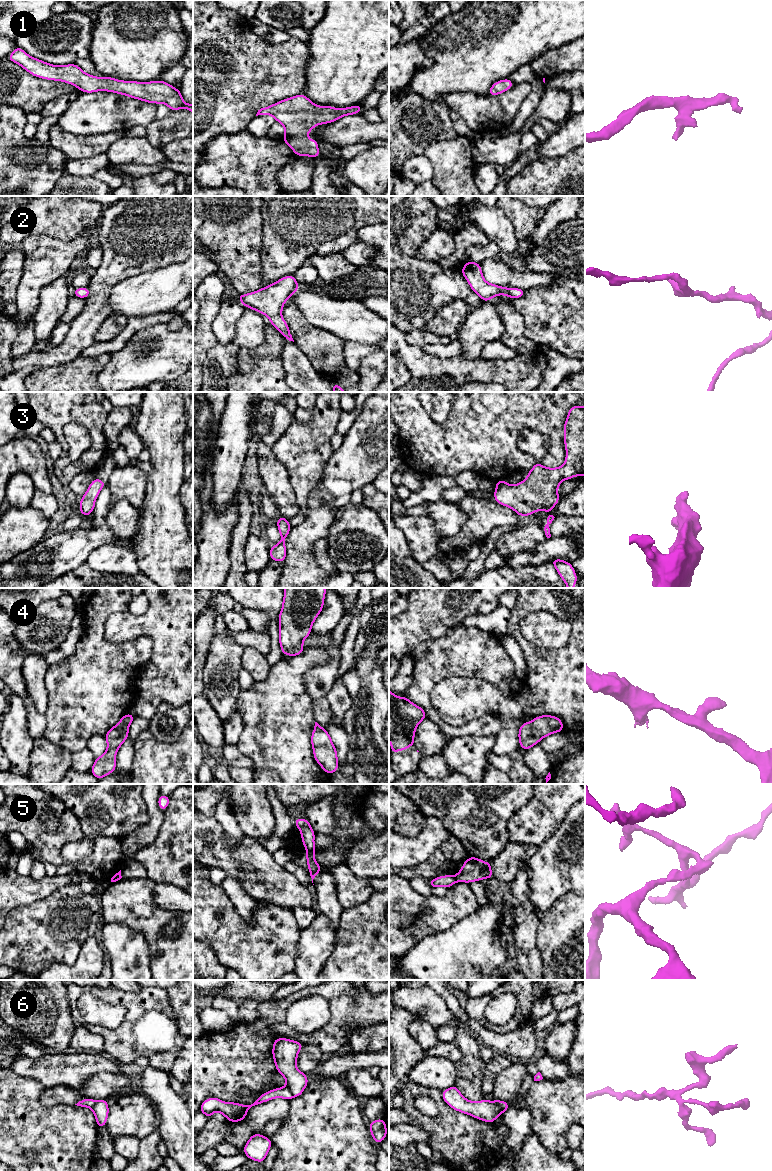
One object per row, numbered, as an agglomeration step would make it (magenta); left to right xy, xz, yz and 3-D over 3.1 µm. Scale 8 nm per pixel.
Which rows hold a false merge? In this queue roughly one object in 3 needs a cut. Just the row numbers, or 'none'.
5, 6

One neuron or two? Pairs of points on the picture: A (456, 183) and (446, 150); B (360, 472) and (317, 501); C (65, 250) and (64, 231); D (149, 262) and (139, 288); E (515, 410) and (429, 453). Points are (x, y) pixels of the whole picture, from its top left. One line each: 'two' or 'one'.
A: one
B: one
C: two
D: two
E: one

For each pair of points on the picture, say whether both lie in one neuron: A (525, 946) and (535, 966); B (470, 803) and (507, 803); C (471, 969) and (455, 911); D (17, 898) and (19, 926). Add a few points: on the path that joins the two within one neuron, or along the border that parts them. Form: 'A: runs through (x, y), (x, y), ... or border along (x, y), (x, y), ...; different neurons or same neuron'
A: runs through (530, 951), (533, 954), (534, 961); same neuron
B: runs through (464, 821), (471, 828), (486, 830), (500, 821); same neuron
C: border along (478, 909), (437, 933); different neurons
D: border along (40, 899), (29, 904), (15, 906), (10, 911); different neurons

